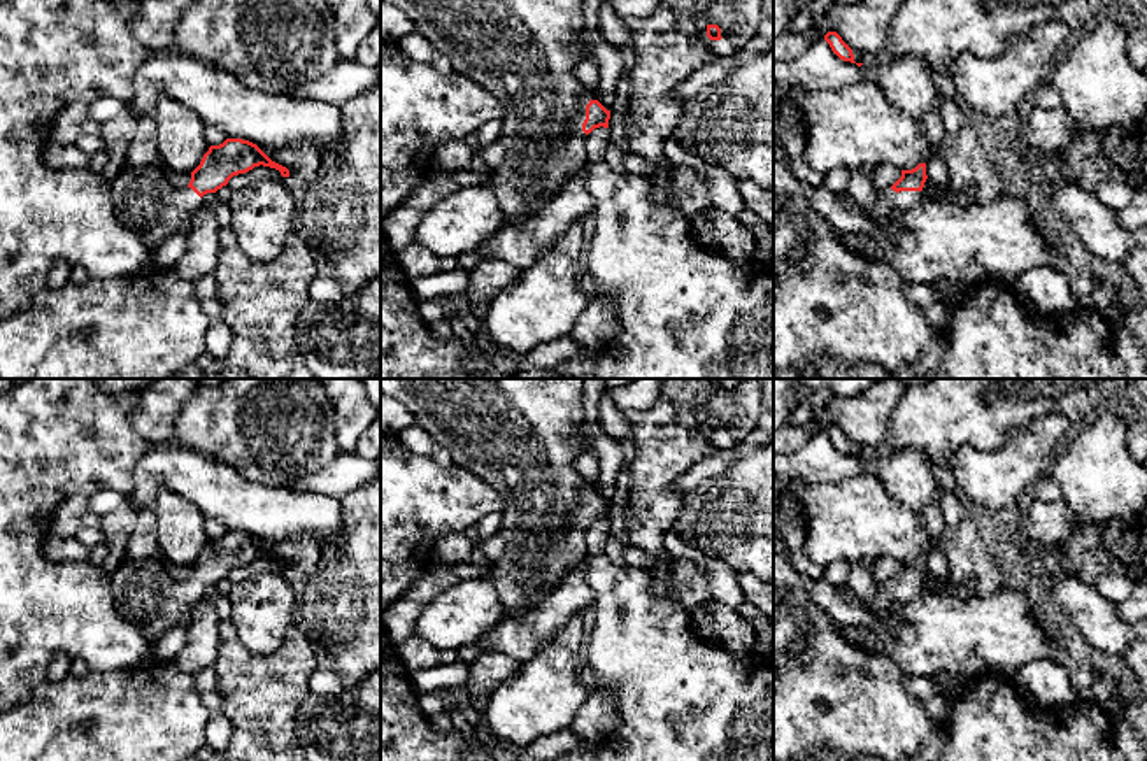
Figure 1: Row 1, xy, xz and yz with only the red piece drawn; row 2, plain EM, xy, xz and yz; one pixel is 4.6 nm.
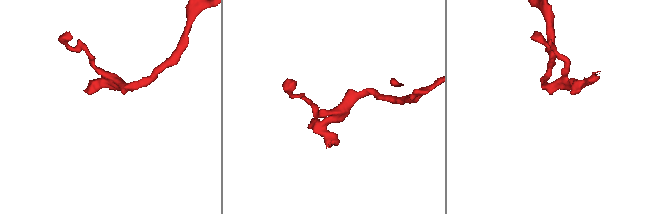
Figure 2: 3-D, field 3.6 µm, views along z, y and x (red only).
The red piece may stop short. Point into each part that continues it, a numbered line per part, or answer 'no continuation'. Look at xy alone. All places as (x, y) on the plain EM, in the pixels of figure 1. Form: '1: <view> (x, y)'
1: xy (148, 595)

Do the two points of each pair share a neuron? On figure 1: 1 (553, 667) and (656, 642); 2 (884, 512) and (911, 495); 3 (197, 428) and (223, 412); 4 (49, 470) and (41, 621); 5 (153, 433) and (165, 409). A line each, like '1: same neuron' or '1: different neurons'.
1: different neurons
2: different neurons
3: same neuron
4: same neuron
5: same neuron

